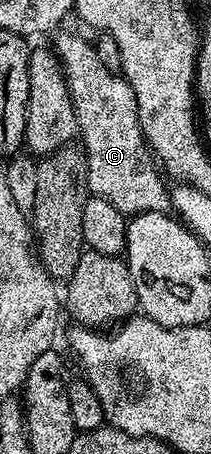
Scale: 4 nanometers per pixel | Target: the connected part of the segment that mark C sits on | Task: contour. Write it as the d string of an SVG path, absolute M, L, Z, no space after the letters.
M58 34L54 35L56 38L53 49L59 58L59 63L63 65L63 71L67 77L69 96L73 100L73 108L79 125L78 137L81 139L81 149L87 156L88 191L96 198L109 200L109 204L113 204L113 208L117 208L122 214L128 216L154 210L170 211L172 205L169 186L168 183L163 183L163 178L159 175L160 167L139 126L137 96L133 96L133 88L122 73L110 70L108 66L101 64L94 45L90 41L86 42L79 34Z

